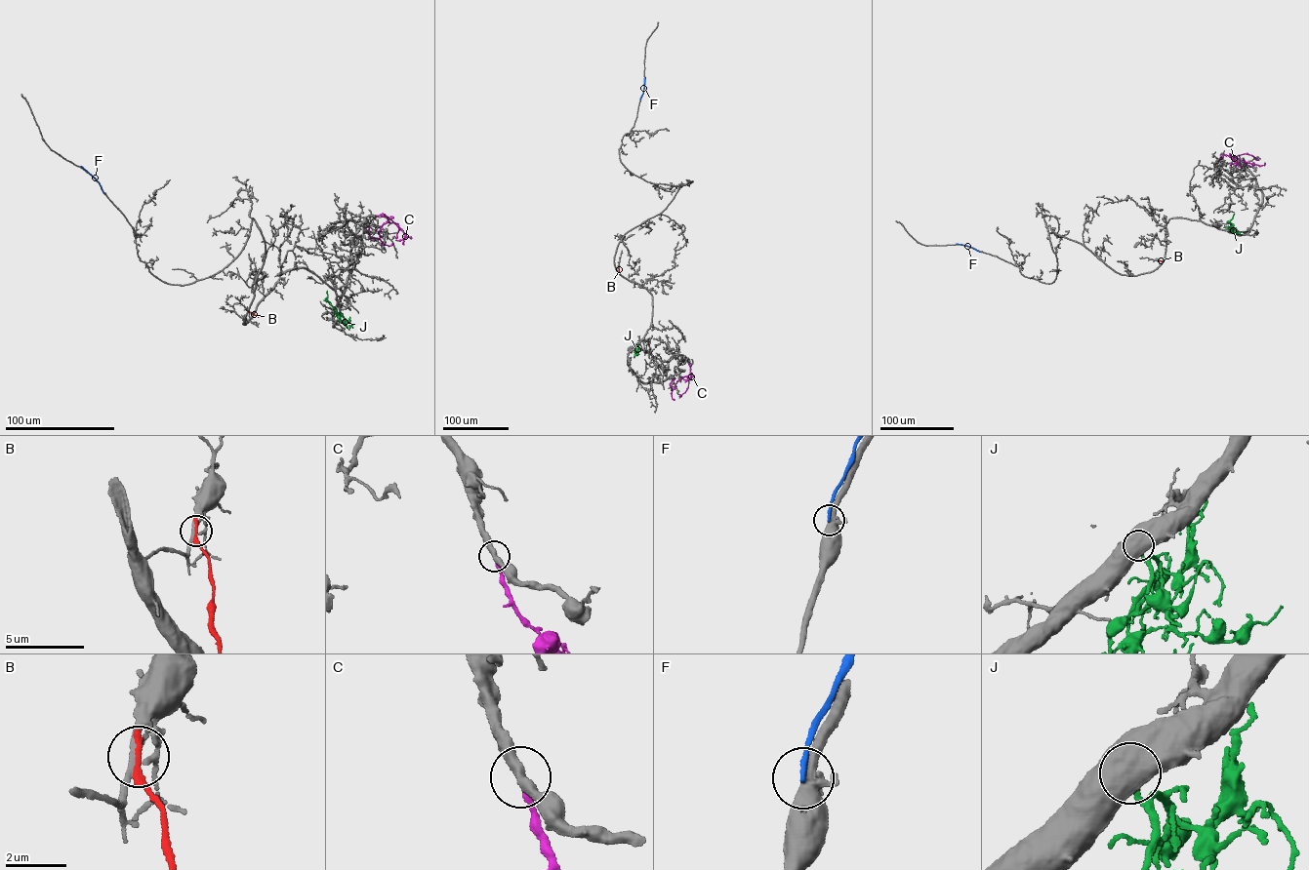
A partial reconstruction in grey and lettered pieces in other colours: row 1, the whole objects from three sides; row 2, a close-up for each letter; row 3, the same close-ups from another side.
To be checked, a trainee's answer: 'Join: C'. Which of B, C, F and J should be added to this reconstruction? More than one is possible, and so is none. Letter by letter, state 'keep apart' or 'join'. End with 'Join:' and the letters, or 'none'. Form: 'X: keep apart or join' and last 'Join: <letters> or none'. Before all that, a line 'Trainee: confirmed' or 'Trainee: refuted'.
Trainee: confirmed
B: keep apart
C: join
F: keep apart
J: keep apart
Join: C

